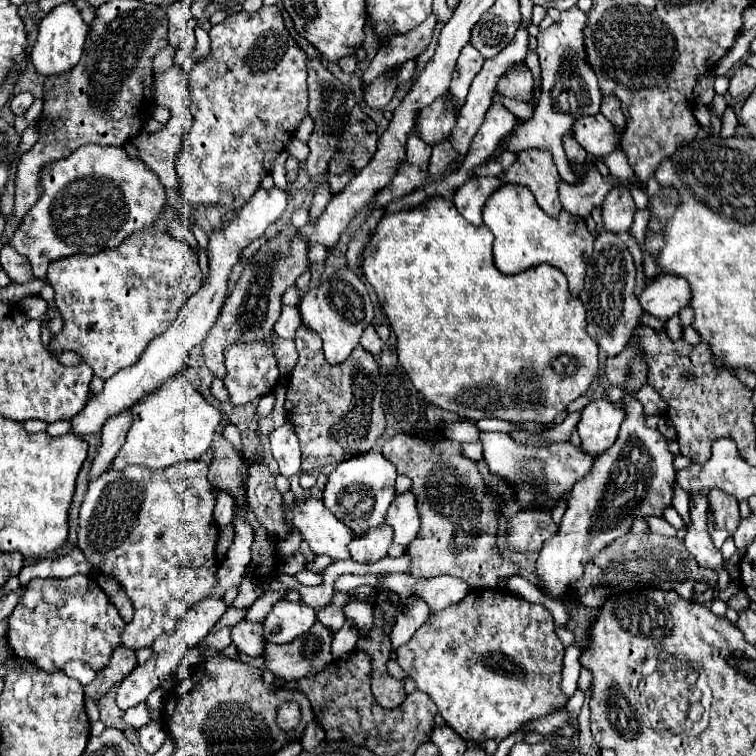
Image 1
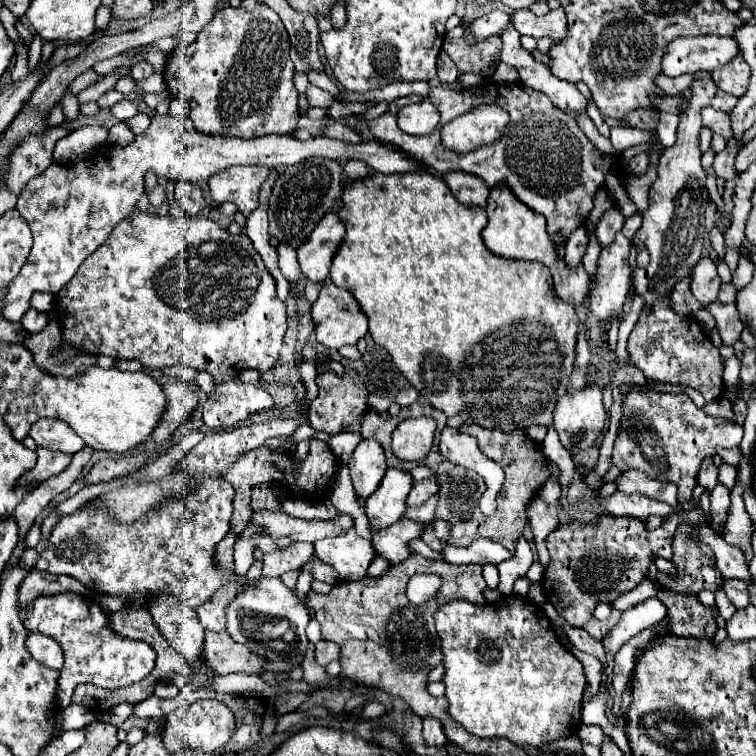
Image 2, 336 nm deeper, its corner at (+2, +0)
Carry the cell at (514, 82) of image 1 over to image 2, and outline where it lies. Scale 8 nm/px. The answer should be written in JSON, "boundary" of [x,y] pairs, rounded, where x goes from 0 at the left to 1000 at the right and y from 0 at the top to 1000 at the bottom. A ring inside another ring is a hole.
{"boundary":[[[653,46],[632,60],[622,60],[614,52],[590,49],[585,65],[595,73],[595,78],[603,83],[608,97],[627,97],[635,102],[648,102],[656,94],[656,86],[661,83],[664,52]]]}

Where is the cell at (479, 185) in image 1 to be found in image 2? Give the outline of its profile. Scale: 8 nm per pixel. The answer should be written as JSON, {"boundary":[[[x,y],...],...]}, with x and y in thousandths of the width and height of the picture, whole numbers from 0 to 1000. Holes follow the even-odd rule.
{"boundary":[[[590,229],[585,237],[608,269],[624,274],[643,271],[643,242],[635,234],[622,234],[619,229]]]}

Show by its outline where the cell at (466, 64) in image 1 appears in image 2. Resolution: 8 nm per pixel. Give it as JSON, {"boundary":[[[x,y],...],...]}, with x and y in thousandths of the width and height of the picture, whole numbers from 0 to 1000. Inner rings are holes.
{"boundary":[[[653,12],[646,20],[632,22],[624,30],[619,30],[619,41],[630,52],[630,57],[635,57],[635,54],[643,54],[651,46],[661,46],[669,38],[672,28],[675,28],[675,20],[669,15]]]}

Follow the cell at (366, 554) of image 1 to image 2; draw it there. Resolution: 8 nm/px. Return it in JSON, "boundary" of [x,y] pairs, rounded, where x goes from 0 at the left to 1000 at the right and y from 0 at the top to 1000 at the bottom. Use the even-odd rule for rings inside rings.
{"boundary":[[[513,620],[505,642],[484,660],[484,681],[489,702],[503,702],[524,692],[537,676],[537,652],[545,647],[545,634],[537,623]]]}

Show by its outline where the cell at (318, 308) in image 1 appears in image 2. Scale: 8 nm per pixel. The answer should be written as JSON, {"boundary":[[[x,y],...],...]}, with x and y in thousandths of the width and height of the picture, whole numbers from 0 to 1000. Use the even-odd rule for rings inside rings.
{"boundary":[[[429,372],[423,393],[413,403],[413,422],[421,451],[434,462],[450,462],[452,456],[471,456],[471,451],[487,440],[487,419],[479,411],[471,393],[460,382],[444,380],[439,372]]]}

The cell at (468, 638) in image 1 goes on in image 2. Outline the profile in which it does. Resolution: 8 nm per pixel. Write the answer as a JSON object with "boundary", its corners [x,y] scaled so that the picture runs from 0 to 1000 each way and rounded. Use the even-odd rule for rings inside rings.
{"boundary":[[[672,787],[664,790],[656,798],[640,798],[640,800],[627,800],[616,792],[598,792],[593,798],[587,798],[579,811],[574,813],[577,821],[577,835],[585,851],[585,880],[587,880],[587,896],[585,903],[590,906],[590,917],[587,922],[593,925],[595,935],[593,943],[601,954],[606,954],[616,967],[622,967],[630,975],[669,975],[672,980],[677,980],[680,985],[690,988],[690,985],[717,985],[717,983],[728,983],[735,980],[741,975],[754,975],[765,967],[767,962],[767,935],[770,935],[770,917],[772,917],[772,906],[775,906],[775,896],[772,896],[772,882],[770,877],[738,848],[722,811],[717,808],[717,803],[712,803],[704,792],[690,790],[690,787]]]}

